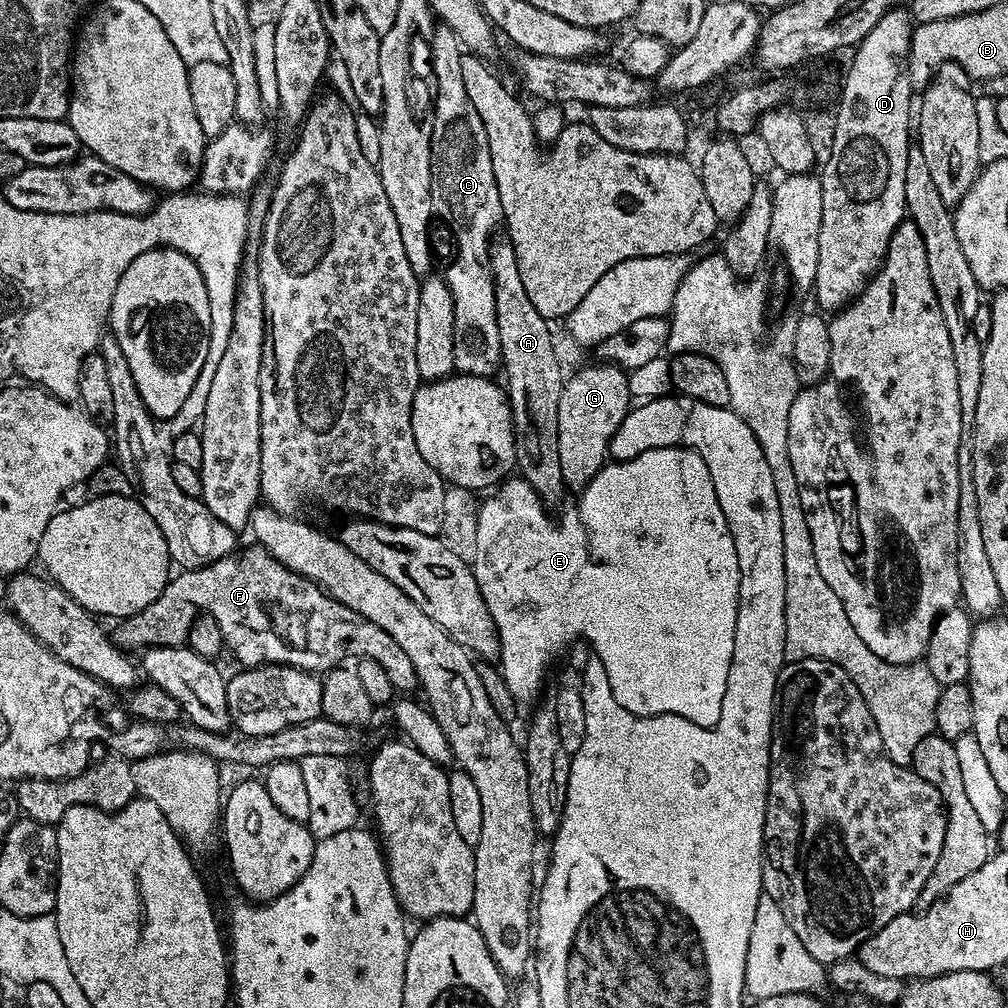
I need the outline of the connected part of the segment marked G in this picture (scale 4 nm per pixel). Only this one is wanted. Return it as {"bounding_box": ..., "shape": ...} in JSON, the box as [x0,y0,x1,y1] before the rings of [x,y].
{"bounding_box":[562,362,634,490],"shape":[[[603,362],[593,363],[593,368],[584,368],[573,371],[570,382],[566,386],[566,398],[563,411],[563,433],[562,433],[562,470],[565,485],[569,489],[583,490],[587,488],[589,481],[592,481],[604,467],[610,456],[612,440],[615,434],[623,426],[623,422],[630,413],[628,403],[634,400],[634,393],[630,387],[630,376],[623,368],[614,364]]]}

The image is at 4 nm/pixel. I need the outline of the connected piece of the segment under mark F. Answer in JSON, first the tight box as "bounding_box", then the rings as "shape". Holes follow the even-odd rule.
{"bounding_box":[110,544,418,694],"shape":[[[250,544],[244,552],[223,557],[203,568],[190,568],[180,572],[181,576],[173,575],[164,587],[164,592],[150,606],[146,606],[140,612],[132,616],[123,617],[116,629],[111,629],[110,639],[129,654],[140,654],[149,648],[178,648],[189,643],[190,637],[201,619],[202,614],[207,614],[215,620],[219,635],[232,640],[232,650],[236,654],[240,666],[254,668],[266,664],[284,664],[296,667],[306,672],[315,674],[327,674],[336,667],[343,665],[350,656],[356,660],[372,659],[388,670],[390,682],[395,691],[408,694],[414,686],[417,687],[418,677],[416,667],[410,660],[409,654],[398,645],[392,635],[388,634],[382,626],[370,621],[356,610],[351,610],[345,603],[339,602],[331,594],[326,592],[313,580],[306,579],[292,569],[286,567],[276,559],[264,547]],[[291,614],[308,614],[314,618],[324,618],[324,626],[320,638],[306,636],[302,643],[294,644],[285,636],[276,632],[276,626],[284,626]]]}

